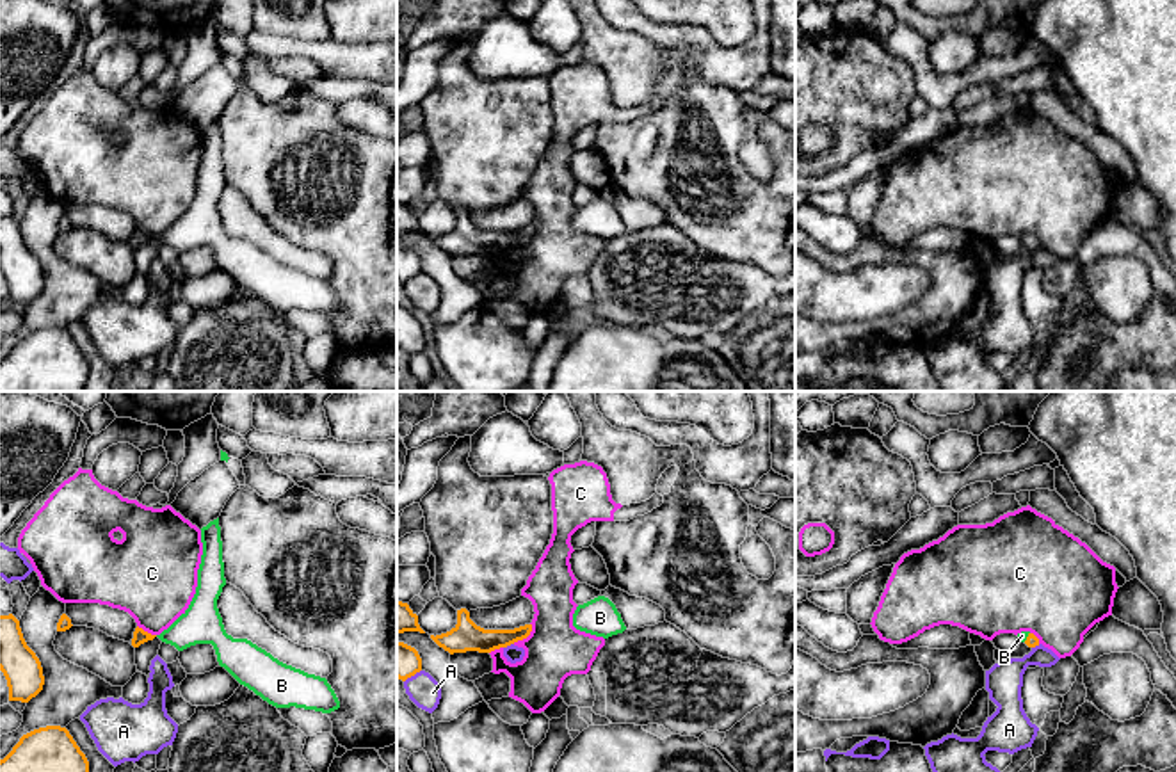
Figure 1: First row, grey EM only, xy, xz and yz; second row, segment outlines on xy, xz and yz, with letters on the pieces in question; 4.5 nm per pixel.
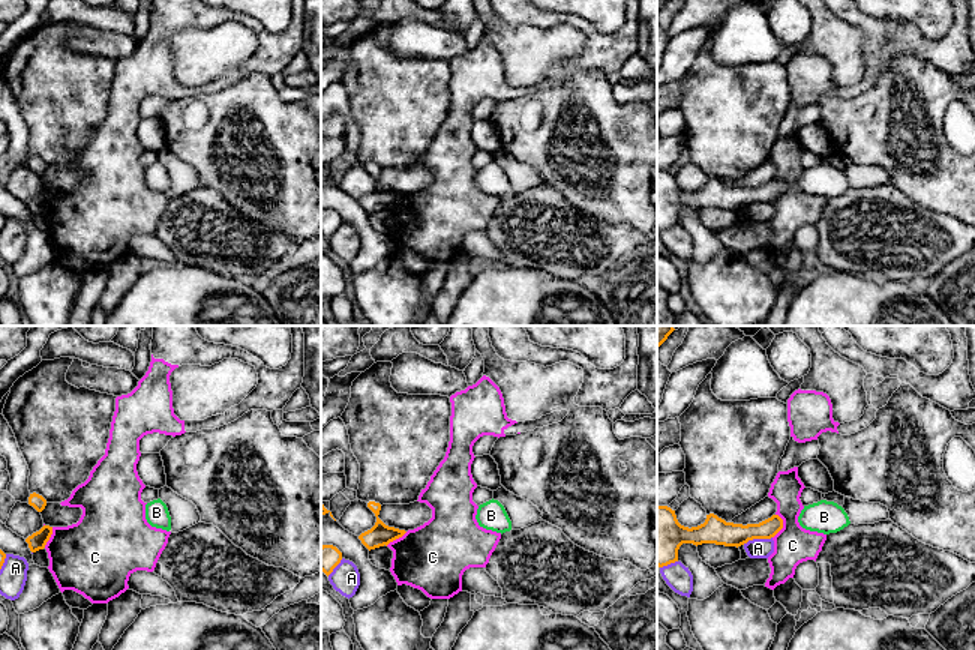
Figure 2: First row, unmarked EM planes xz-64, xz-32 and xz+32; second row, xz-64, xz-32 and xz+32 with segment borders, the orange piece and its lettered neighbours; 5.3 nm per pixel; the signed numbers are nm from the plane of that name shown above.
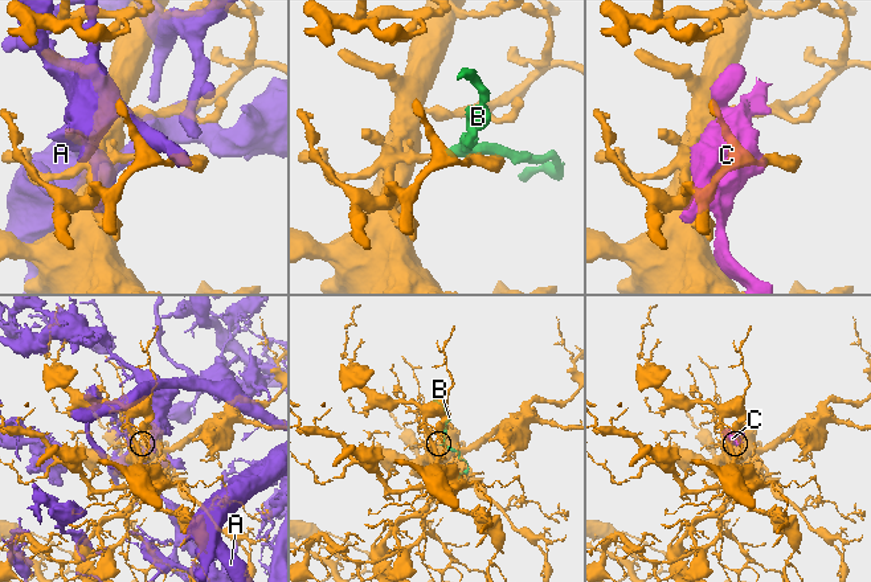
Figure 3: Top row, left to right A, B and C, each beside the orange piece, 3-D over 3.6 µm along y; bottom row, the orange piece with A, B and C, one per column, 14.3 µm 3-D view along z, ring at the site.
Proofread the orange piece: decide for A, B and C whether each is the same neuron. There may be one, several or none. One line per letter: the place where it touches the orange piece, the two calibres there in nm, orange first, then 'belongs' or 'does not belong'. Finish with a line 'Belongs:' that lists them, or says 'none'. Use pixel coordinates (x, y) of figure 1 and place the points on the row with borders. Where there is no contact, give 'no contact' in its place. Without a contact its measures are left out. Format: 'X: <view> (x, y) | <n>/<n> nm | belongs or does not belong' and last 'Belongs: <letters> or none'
A: xz (507, 644) | 140/80 nm | does not belong
B: yz (1027, 637) | 60/40 nm | belongs
C: xz (525, 637) | 130/260 nm | does not belong
Belongs: B

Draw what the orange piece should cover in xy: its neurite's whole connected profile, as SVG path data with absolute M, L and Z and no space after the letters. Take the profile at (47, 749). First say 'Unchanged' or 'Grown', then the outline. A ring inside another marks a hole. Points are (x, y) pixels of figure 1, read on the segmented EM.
Unchanged. M46 726L23 735L0 772L89 772L89 761L66 728Z

